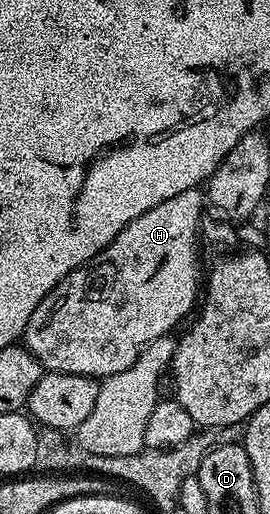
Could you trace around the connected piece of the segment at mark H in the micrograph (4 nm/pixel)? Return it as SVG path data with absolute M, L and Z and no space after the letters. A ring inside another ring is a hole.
M200 188L188 189L163 199L159 207L151 207L139 219L127 223L102 253L66 275L35 307L25 328L24 348L50 373L104 379L131 367L153 340L172 334L193 304L194 309L198 304L197 247L206 209L206 194Z

